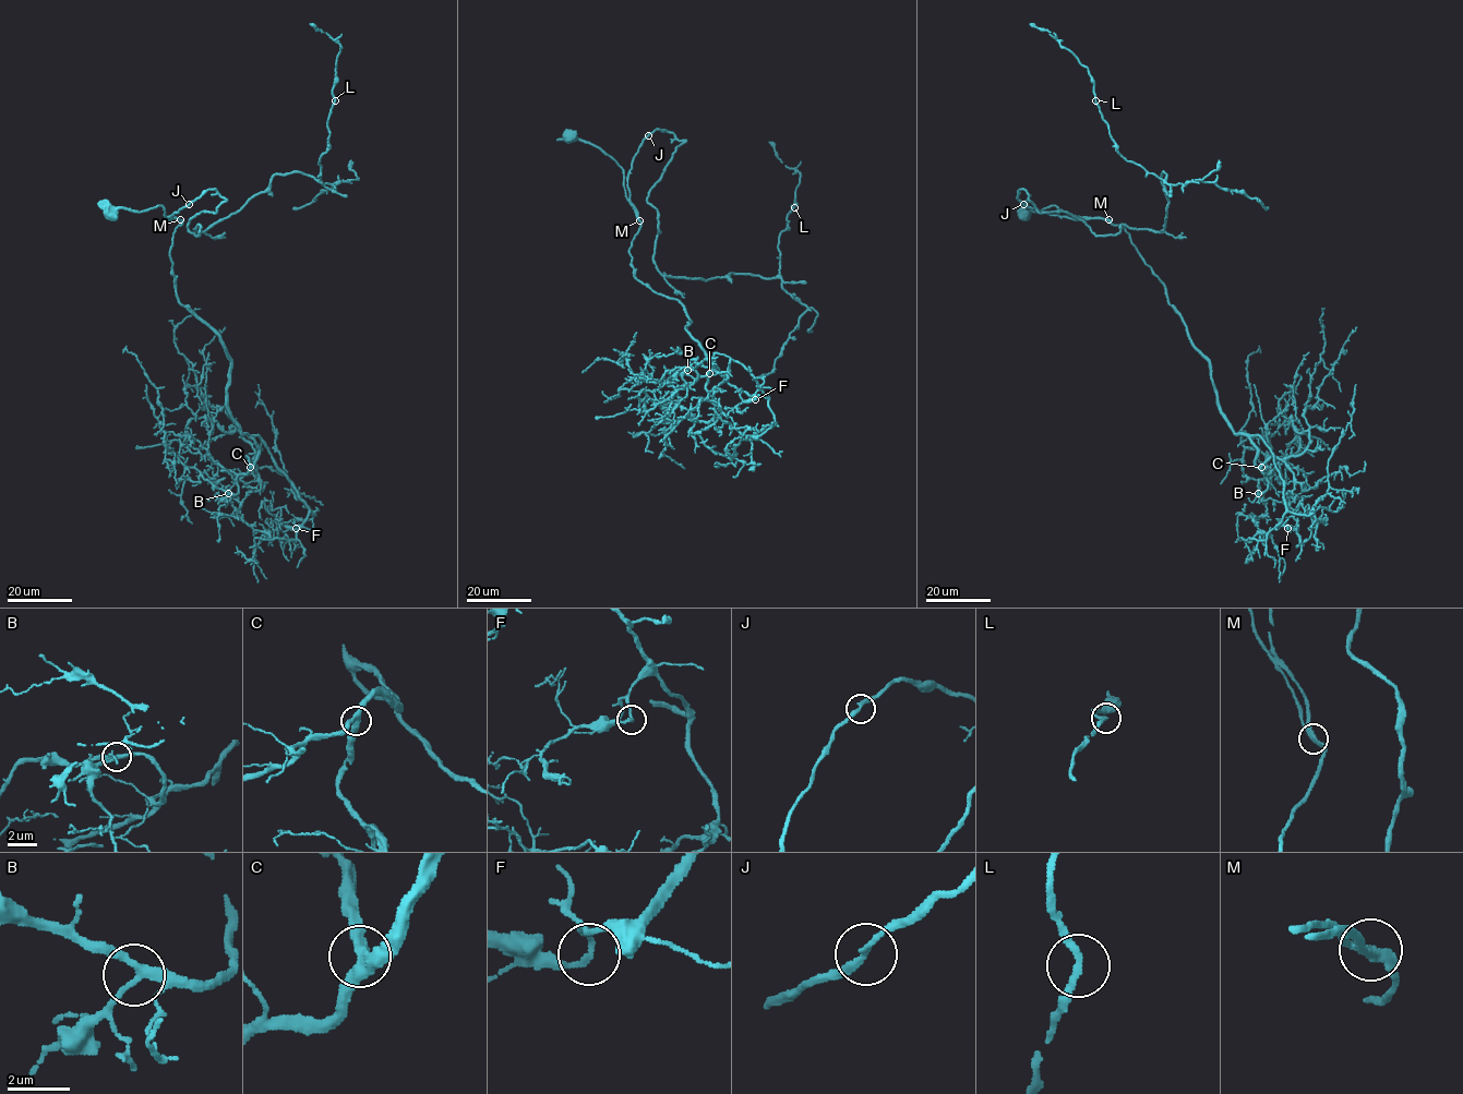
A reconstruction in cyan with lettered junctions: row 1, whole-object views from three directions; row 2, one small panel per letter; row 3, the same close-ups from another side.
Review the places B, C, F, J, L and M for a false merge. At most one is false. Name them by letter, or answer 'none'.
none

